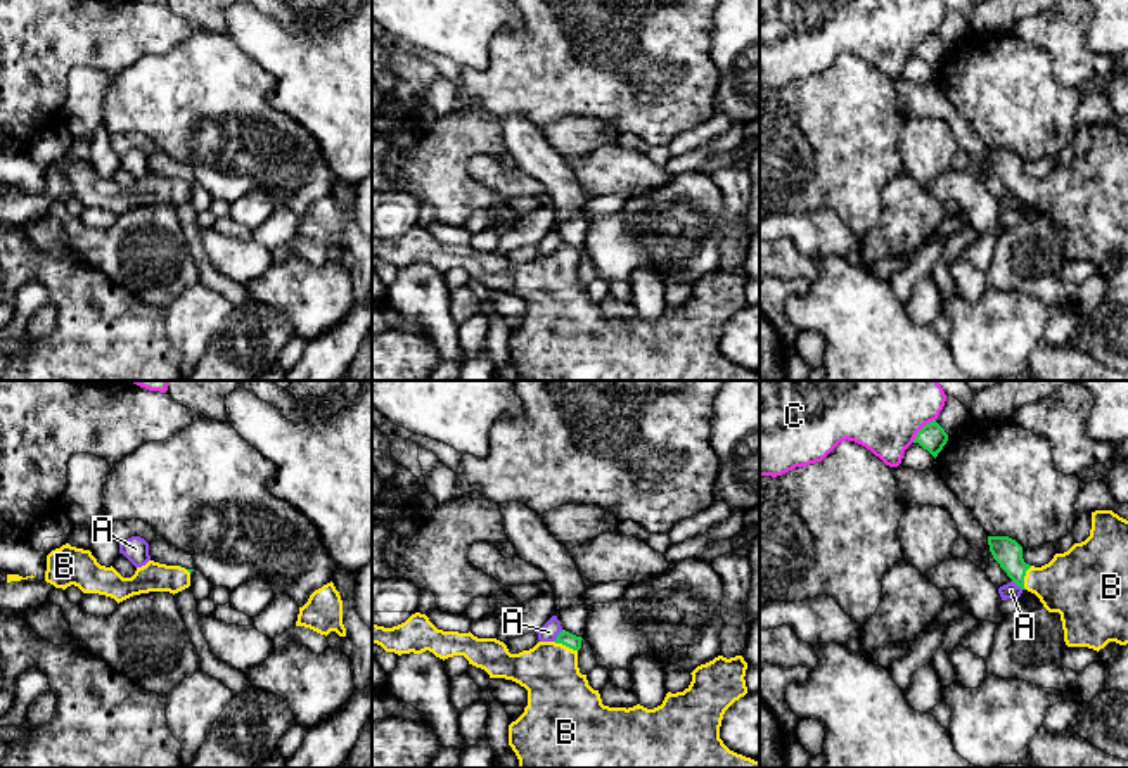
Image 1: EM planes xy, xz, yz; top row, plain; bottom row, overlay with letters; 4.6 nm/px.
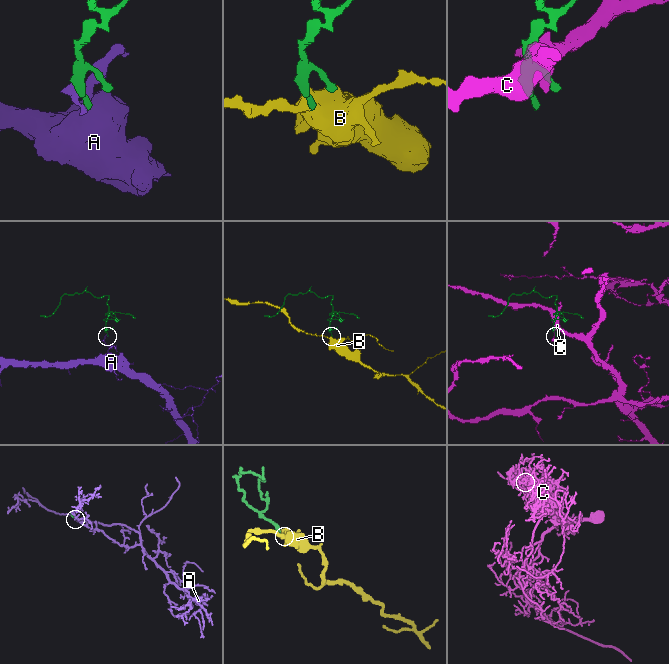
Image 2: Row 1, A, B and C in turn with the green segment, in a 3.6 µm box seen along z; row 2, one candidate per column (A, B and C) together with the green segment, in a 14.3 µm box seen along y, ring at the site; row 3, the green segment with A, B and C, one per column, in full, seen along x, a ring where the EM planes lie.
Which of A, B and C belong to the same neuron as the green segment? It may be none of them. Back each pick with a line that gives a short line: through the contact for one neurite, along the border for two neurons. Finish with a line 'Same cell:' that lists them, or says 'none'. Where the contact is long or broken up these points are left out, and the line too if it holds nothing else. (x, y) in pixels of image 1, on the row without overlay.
B: Line: yz (1007, 165), (1023, 191), (1049, 196), (1076, 196)
Same cell: B

